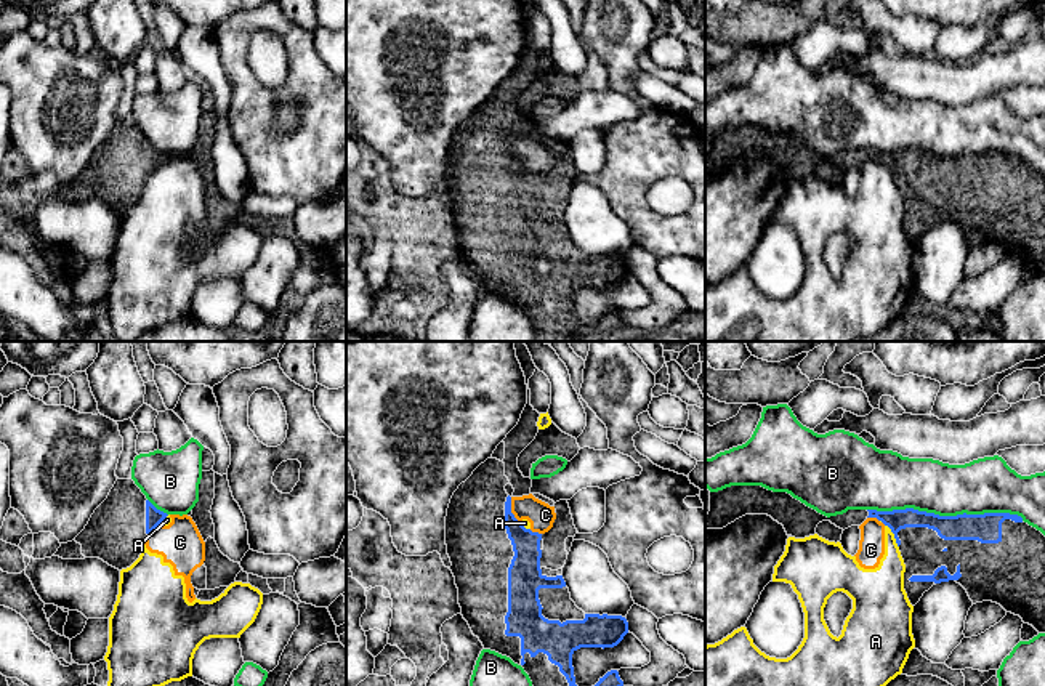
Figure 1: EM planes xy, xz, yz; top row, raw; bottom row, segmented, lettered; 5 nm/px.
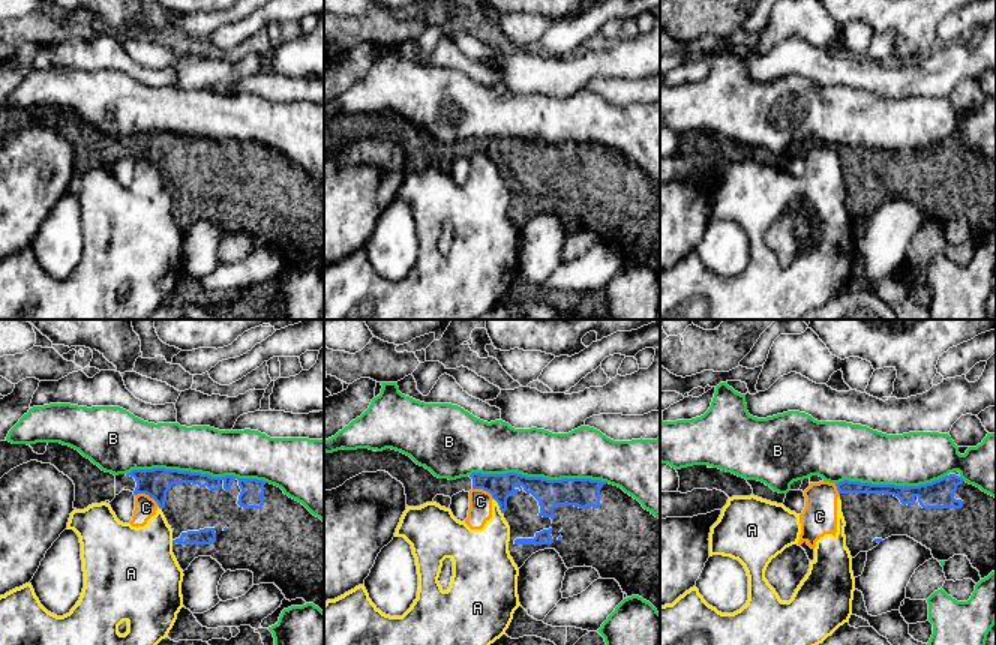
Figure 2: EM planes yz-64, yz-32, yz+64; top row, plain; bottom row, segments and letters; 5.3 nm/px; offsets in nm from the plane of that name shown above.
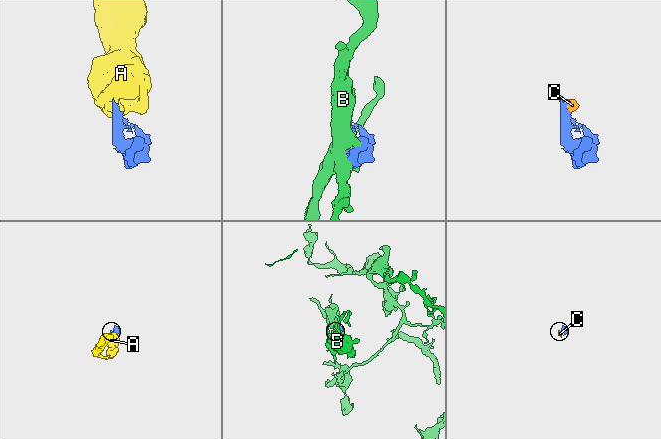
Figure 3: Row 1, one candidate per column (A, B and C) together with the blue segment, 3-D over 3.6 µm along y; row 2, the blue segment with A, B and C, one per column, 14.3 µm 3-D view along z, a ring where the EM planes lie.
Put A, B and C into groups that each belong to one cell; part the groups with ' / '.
A C / B

